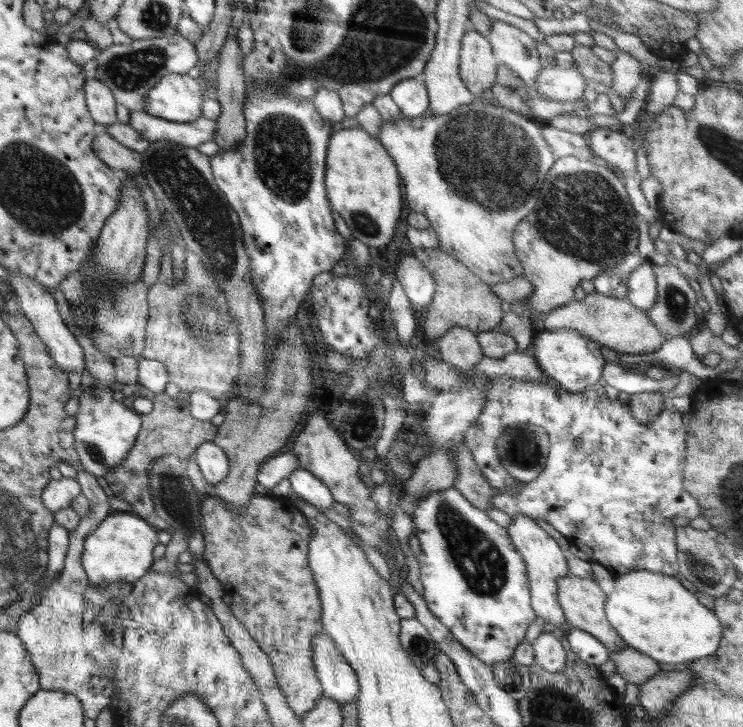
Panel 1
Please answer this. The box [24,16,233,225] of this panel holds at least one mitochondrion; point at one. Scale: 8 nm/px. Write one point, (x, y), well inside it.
(129, 71)

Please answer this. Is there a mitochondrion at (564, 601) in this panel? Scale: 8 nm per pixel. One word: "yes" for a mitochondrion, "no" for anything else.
no

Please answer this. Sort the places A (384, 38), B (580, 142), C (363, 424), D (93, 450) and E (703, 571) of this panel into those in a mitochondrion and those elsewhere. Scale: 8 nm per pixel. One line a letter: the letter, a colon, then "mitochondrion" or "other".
A: mitochondrion
B: other
C: mitochondrion
D: mitochondrion
E: mitochondrion

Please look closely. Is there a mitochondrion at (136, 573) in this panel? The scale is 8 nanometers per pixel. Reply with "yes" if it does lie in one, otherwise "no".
no

